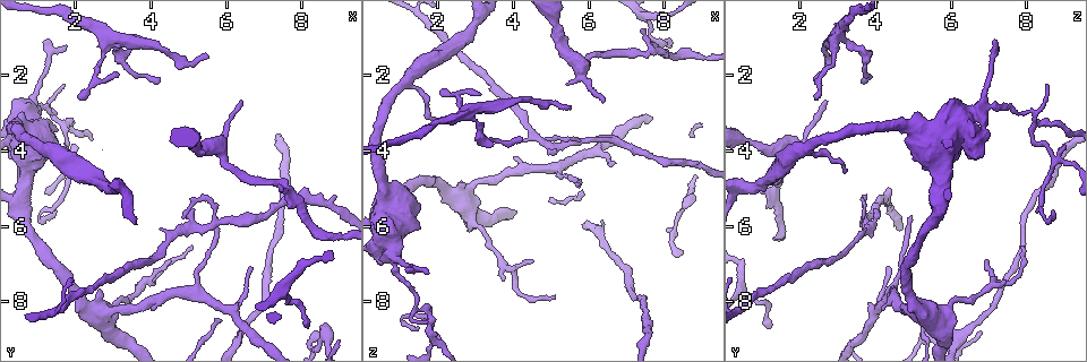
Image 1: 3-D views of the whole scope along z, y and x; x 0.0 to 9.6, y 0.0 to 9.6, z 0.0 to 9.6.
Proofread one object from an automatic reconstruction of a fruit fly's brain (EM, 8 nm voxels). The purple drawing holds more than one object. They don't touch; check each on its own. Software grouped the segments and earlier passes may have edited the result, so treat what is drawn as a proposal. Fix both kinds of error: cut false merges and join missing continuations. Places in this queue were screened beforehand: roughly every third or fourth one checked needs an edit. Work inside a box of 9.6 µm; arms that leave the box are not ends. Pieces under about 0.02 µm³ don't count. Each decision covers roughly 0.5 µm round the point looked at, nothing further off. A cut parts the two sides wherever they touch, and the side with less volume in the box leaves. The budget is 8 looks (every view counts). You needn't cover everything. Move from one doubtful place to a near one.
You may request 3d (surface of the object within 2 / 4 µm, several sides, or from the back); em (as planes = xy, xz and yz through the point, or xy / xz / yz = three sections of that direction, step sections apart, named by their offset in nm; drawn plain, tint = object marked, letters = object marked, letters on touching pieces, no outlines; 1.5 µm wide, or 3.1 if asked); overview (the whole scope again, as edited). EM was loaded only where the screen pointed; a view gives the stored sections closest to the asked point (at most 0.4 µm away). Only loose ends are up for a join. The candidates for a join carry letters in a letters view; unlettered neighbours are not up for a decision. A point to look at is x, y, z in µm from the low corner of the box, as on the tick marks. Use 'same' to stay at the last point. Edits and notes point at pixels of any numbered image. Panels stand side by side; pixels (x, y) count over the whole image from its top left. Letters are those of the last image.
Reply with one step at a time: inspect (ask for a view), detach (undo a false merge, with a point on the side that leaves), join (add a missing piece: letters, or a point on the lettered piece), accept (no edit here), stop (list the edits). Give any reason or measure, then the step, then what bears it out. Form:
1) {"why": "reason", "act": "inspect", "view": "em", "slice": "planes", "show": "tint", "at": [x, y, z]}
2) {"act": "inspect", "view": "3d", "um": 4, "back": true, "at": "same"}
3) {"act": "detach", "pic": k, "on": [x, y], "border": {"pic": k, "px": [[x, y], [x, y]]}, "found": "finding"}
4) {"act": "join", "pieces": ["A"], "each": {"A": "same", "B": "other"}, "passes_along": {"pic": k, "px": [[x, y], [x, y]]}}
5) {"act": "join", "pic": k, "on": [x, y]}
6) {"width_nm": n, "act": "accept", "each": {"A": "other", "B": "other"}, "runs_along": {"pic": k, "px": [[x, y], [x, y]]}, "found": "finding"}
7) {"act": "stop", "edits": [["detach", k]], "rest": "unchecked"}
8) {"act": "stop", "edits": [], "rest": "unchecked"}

{"act": "inspect", "view": "em", "slice": "planes", "show": "letters", "at": [8.40, 8.75, 6.80]}

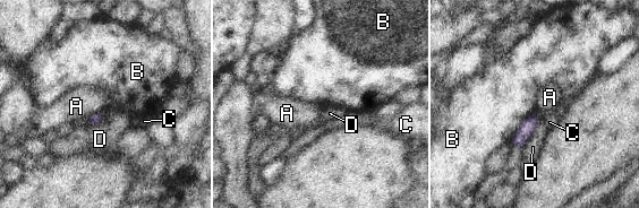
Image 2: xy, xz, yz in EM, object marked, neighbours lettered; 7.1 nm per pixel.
{"act": "accept", "each": {"A": "other", "B": "other", "C": "other", "D": "other"}, "border": {"pic": 2, "px": [[102, 113], [94, 113], [85, 122]]}, "found": "none of them fits"}

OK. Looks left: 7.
{"why": "thin end", "act": "inspect", "view": "em", "slice": "planes", "show": "plain", "at": [6.40, 2.60, 2.75]}

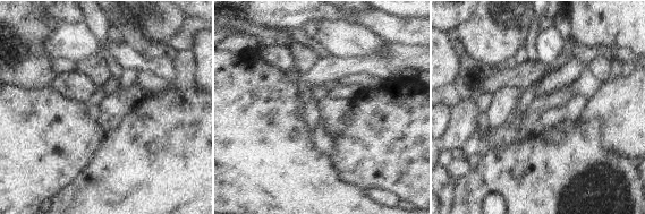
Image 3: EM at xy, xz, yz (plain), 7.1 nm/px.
{"act": "inspect", "view": "em", "slice": "planes", "show": "letters", "at": "same"}

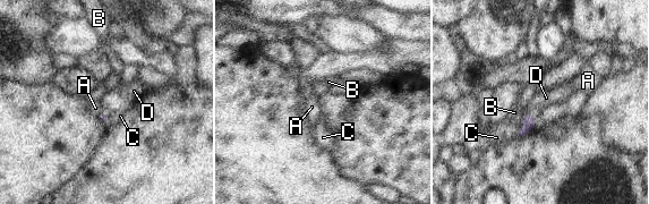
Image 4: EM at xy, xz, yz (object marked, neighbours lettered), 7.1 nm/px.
{"act": "join", "pieces": ["D"], "each": {"A": "other", "B": "other", "C": "other", "D": "same"}, "passes_along": {"pic": 4, "px": [[528, 122], [531, 115], [546, 98]]}, "found": "the neuron continues"}

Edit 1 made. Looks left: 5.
{"why": "tapers out", "act": "inspect", "view": "3d", "um": 4, "at": [1.70, 1.20, 7.25]}

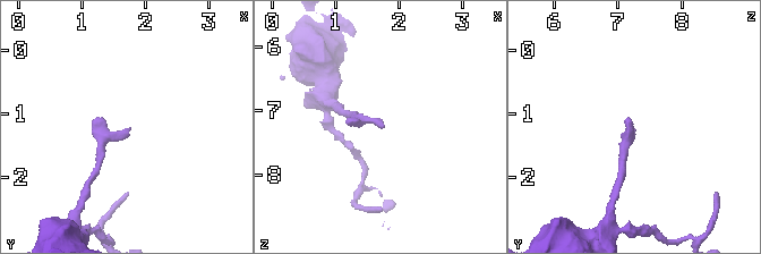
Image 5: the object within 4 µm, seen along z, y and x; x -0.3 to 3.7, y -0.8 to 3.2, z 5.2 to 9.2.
{"why": "shape alone is not enough", "act": "inspect", "view": "em", "slice": "planes", "show": "letters", "at": [1.75, 1.25, 7.30]}

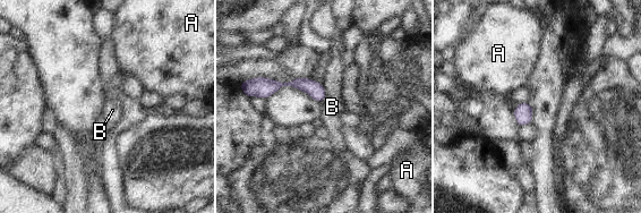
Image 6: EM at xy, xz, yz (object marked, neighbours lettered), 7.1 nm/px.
{"width_nm": 100, "act": "accept", "each": {"A": "other", "B": "other"}, "found": "none of them fits"}

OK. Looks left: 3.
{"act": "stop", "edits": [["join", 4]], "rest": "unchecked"}

